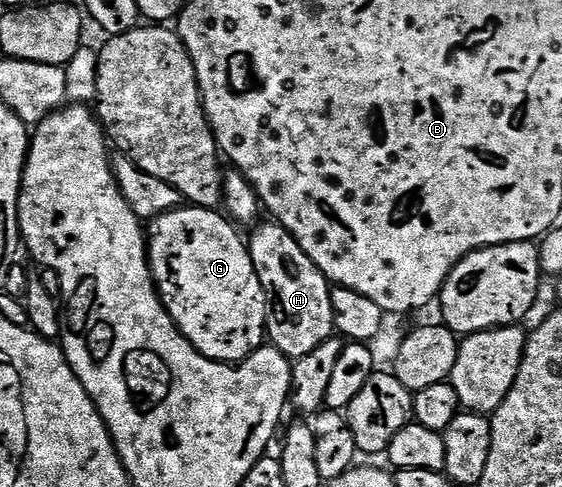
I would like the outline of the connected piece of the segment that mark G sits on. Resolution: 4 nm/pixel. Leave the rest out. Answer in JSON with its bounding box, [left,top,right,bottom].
[148,204,267,364]

